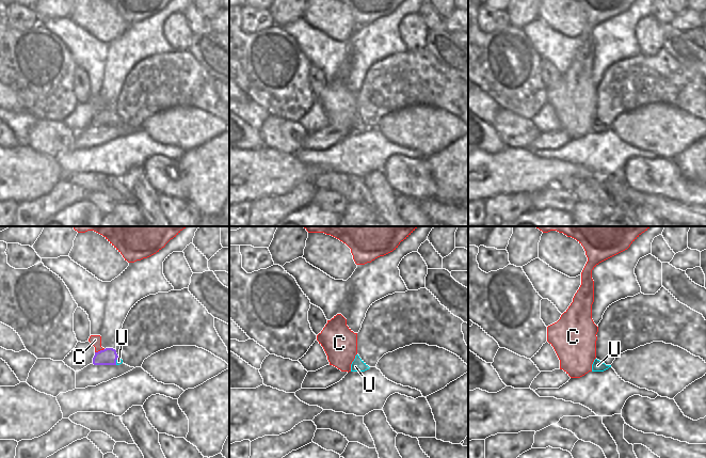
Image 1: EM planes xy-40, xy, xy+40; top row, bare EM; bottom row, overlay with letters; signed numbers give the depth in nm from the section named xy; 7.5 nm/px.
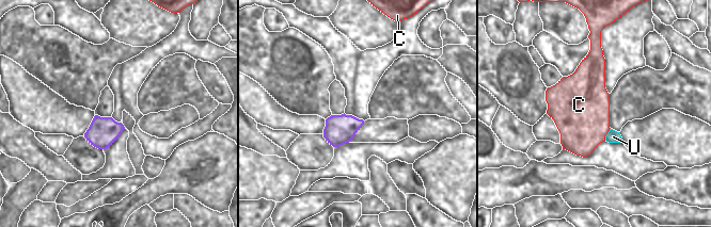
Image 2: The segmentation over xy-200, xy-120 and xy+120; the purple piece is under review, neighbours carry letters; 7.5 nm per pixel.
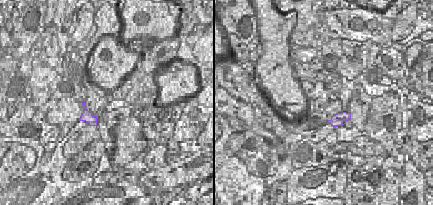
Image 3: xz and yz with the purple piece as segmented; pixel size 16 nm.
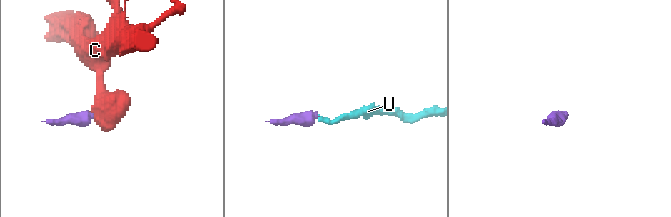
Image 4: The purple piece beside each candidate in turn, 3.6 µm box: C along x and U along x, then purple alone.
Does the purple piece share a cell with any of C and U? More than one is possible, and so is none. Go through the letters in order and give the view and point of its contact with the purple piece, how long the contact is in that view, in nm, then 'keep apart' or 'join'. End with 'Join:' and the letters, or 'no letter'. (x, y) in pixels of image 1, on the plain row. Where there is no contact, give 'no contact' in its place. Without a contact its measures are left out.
C: contact xy-40 (100, 111); length 80 nm; keep apart
U: contact xy-40 (115, 122); length 70 nm; join
Join: U

